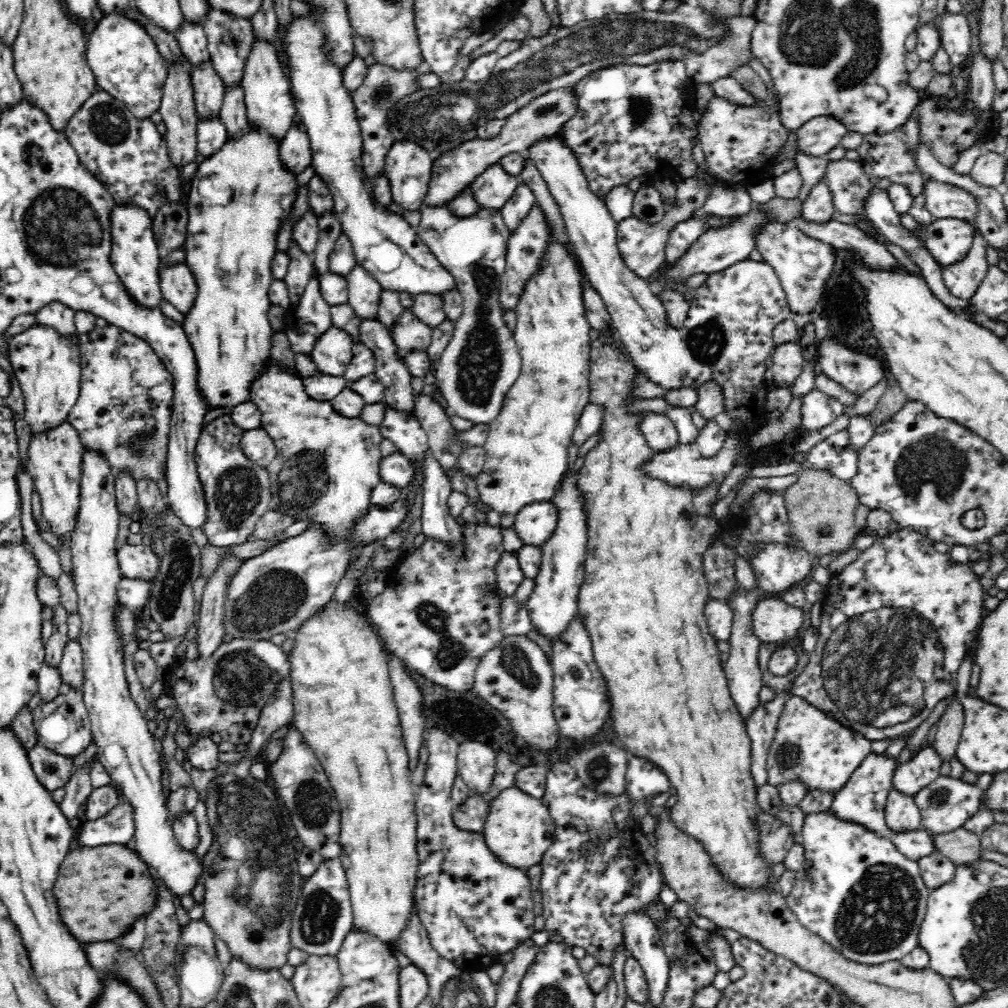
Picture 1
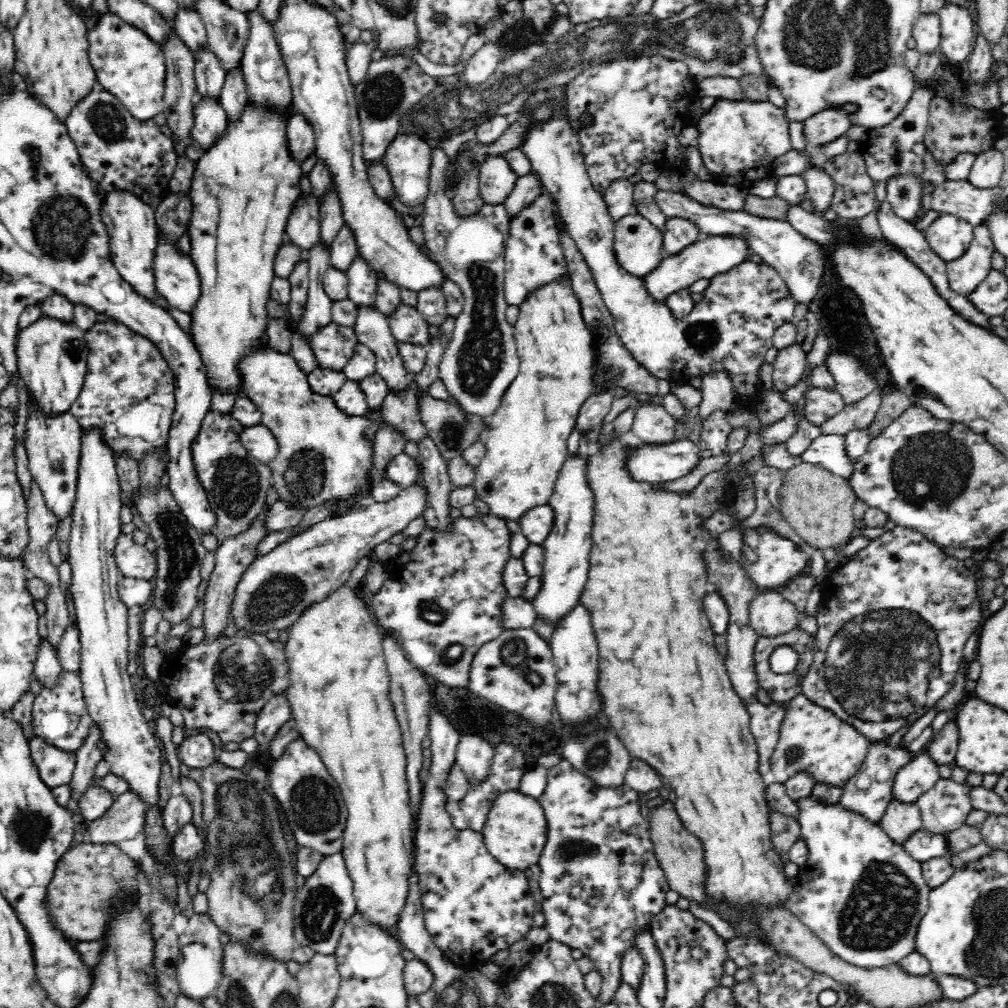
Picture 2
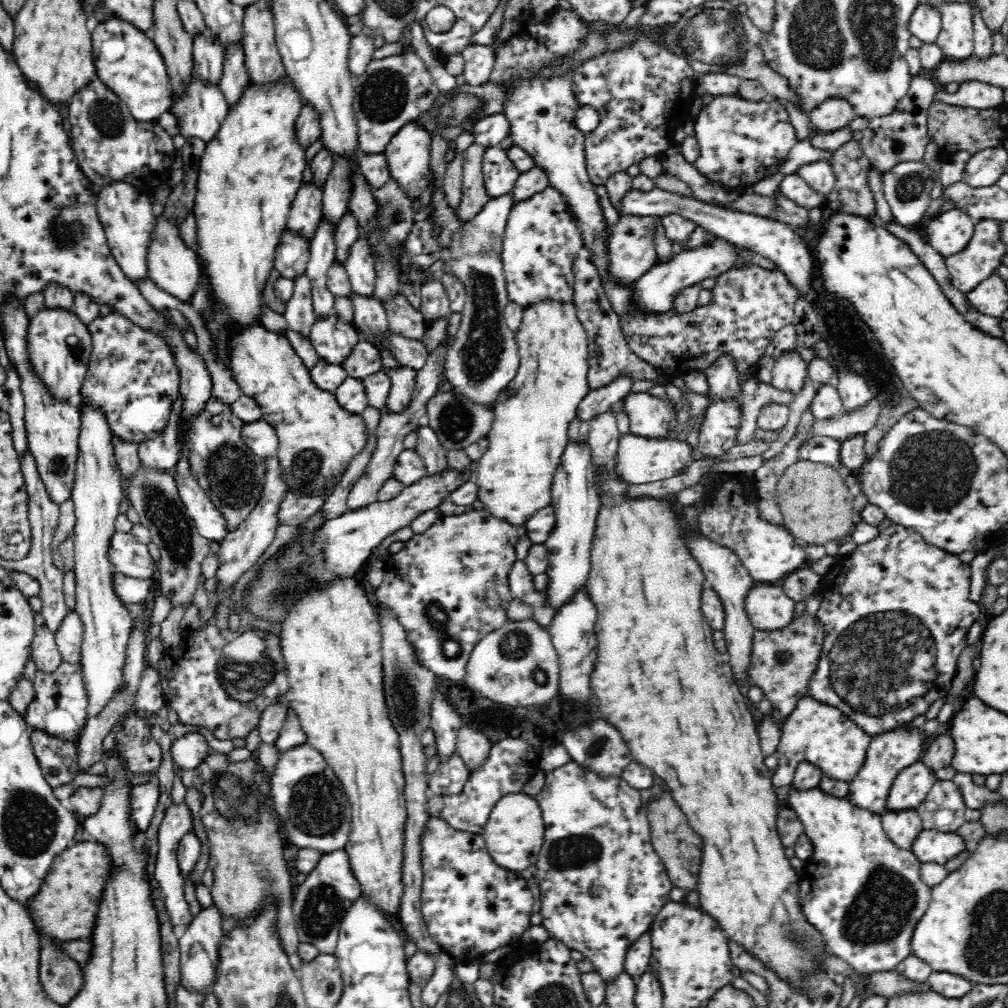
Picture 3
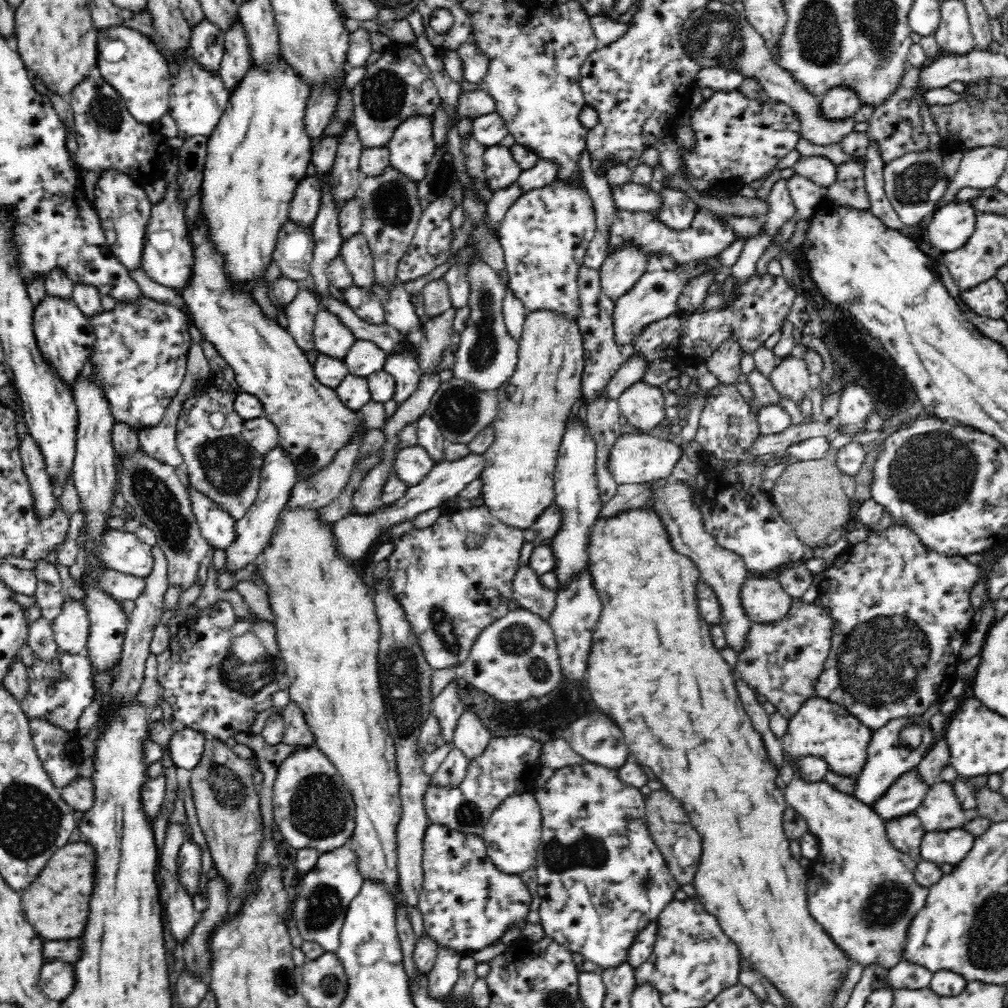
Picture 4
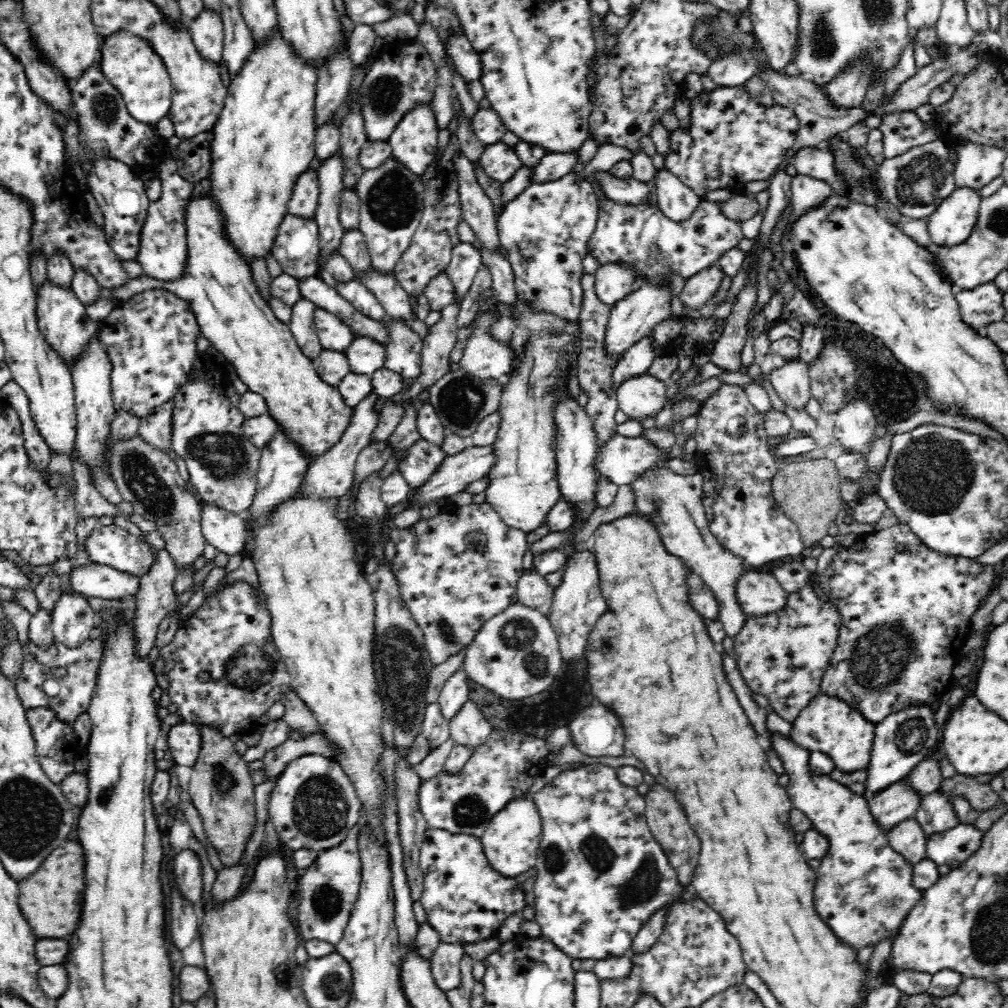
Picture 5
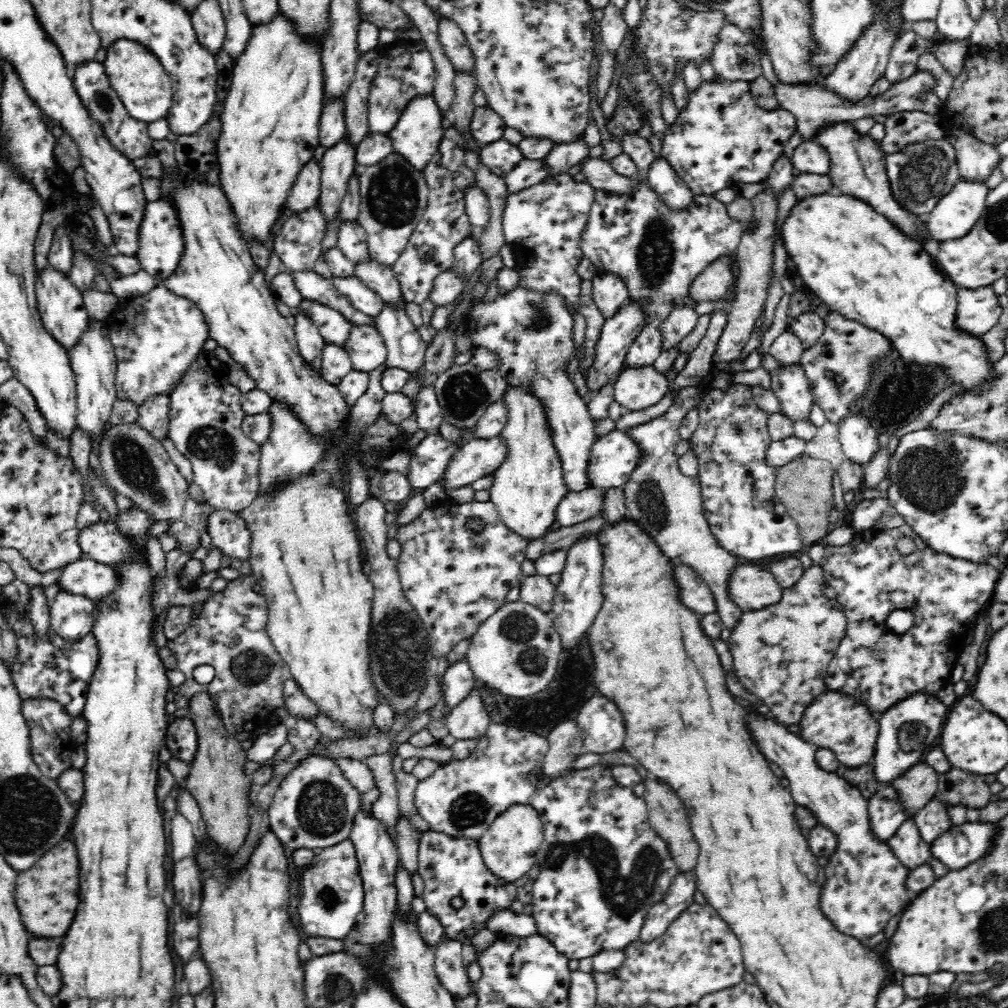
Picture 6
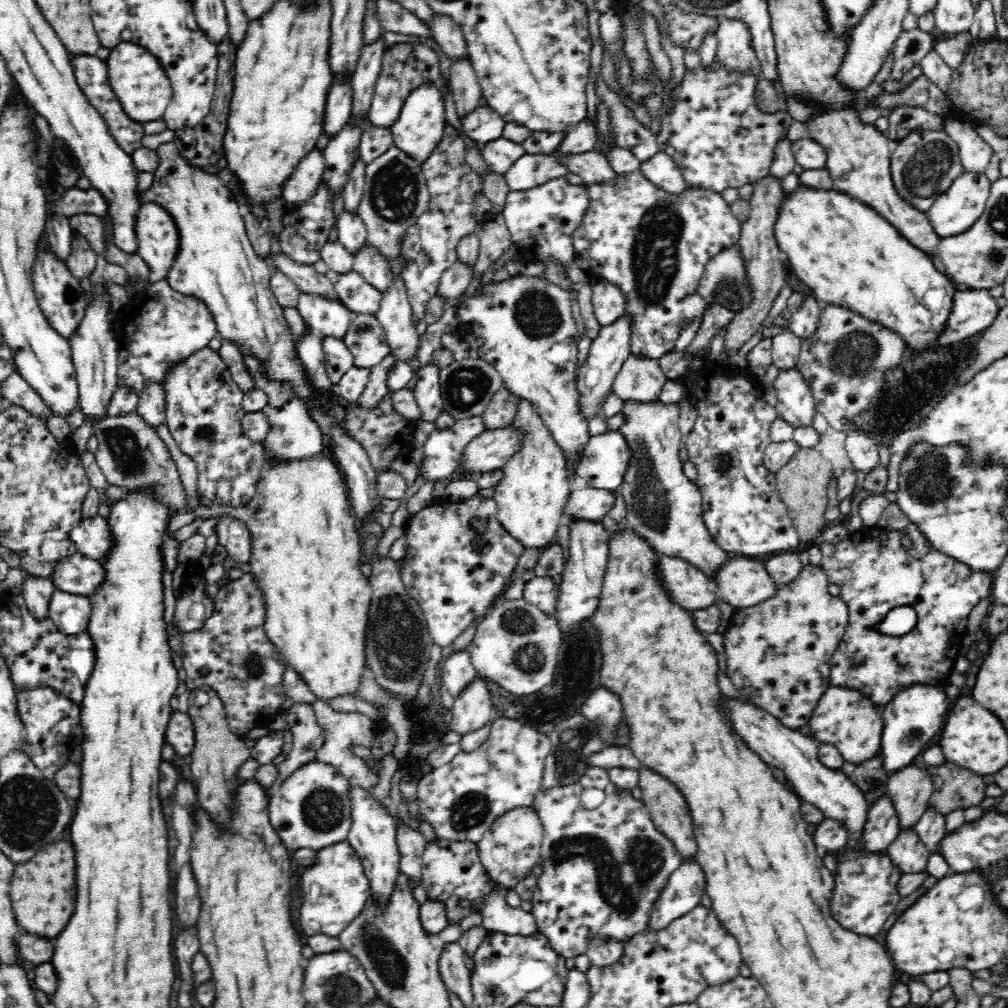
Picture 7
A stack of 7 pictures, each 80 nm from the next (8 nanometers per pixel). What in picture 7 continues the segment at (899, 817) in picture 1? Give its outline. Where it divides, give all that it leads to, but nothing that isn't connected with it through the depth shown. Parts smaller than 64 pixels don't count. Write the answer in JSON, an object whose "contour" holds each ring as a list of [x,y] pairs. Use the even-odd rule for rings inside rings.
{"contour":[[[901,828],[898,838],[886,848],[888,856],[904,873],[926,869],[931,850],[920,840],[917,832],[910,828]]]}

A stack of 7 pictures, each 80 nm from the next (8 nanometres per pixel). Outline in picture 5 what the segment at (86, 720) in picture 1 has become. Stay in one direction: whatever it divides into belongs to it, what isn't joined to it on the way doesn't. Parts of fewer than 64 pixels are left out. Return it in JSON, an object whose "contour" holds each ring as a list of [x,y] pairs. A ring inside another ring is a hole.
{"contour":[[[93,636],[82,643],[80,648],[67,648],[56,641],[52,643],[50,650],[42,650],[32,642],[26,644],[23,650],[22,672],[16,679],[16,691],[24,709],[50,709],[60,721],[72,727],[78,715],[87,712],[94,698],[98,684],[97,674],[103,658],[103,646],[103,642],[94,640]],[[46,680],[56,680],[60,685],[60,692],[56,696],[48,696],[44,692]]]}

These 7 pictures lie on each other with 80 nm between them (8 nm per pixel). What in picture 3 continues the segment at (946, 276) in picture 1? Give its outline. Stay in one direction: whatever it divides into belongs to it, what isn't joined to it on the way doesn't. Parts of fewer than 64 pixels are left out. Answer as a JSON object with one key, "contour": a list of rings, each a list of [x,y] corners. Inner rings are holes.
{"contour":[[[996,220],[977,222],[973,237],[964,247],[964,250],[945,259],[952,285],[964,294],[971,292],[997,271],[997,268],[1000,267],[1000,258],[1004,255],[1006,255],[1006,247],[1000,241],[999,222]]]}

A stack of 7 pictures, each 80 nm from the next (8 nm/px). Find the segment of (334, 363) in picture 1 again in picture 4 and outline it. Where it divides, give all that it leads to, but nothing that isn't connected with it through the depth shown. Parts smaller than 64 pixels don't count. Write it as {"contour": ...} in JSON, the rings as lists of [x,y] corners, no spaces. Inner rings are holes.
{"contour":[[[321,308],[316,313],[312,336],[318,354],[338,360],[343,360],[358,339],[341,318],[326,308]]]}

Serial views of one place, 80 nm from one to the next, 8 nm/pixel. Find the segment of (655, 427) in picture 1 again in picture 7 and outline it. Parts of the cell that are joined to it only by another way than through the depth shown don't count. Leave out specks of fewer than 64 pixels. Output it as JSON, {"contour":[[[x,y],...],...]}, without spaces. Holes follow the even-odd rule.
{"contour":[[[630,355],[614,379],[612,391],[627,404],[652,404],[668,381],[657,359]]]}

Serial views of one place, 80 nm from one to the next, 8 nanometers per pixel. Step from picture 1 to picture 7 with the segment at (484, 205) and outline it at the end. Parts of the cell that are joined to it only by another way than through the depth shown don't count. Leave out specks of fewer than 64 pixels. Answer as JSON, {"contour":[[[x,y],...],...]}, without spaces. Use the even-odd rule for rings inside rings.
{"contour":[[[500,137],[486,143],[481,154],[490,171],[505,174],[516,160],[525,155],[525,151],[521,144]]]}

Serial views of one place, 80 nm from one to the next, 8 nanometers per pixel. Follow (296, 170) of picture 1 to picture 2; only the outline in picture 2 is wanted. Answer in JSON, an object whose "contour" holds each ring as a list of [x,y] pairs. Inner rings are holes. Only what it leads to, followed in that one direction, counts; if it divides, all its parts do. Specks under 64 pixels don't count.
{"contour":[[[296,114],[290,118],[286,126],[288,151],[299,164],[304,163],[315,152],[315,139],[312,127],[306,117]]]}

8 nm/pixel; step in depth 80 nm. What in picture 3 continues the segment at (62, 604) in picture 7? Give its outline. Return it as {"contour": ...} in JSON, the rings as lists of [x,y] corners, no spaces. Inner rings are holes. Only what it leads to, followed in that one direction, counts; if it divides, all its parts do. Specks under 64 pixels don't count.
{"contour":[[[70,611],[60,625],[55,636],[63,662],[78,664],[81,660],[81,644],[83,642],[83,623],[76,611]]]}

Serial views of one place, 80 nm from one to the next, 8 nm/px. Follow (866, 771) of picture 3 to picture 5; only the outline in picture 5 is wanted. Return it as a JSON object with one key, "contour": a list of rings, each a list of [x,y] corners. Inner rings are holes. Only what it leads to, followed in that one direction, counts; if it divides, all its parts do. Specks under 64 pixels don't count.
{"contour":[[[930,706],[908,707],[897,713],[888,715],[875,725],[871,758],[867,765],[864,791],[867,796],[874,796],[887,786],[907,778],[920,762],[931,757],[940,742],[940,727],[936,727],[934,712]]]}

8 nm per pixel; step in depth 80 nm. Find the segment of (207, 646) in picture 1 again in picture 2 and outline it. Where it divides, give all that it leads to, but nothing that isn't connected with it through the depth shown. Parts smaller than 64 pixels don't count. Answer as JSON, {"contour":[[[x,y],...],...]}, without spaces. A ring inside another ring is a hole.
{"contour":[[[262,513],[252,526],[239,535],[227,538],[223,543],[217,546],[214,551],[214,569],[211,572],[209,579],[207,580],[205,595],[203,599],[203,624],[204,624],[204,642],[216,642],[218,638],[224,635],[224,631],[228,625],[228,617],[230,611],[230,604],[233,600],[234,590],[236,584],[242,576],[245,568],[248,568],[248,564],[252,564],[252,560],[256,558],[256,544],[262,540],[267,534],[262,527],[264,522],[264,513]]]}

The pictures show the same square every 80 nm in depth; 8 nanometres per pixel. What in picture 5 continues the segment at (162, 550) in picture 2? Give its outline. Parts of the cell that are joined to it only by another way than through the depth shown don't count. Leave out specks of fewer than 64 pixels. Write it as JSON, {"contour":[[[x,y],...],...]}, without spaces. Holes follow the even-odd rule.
{"contour":[[[136,435],[129,441],[110,440],[108,474],[116,483],[123,500],[133,504],[133,512],[140,514],[144,520],[154,522],[156,532],[159,532],[165,542],[164,549],[174,559],[176,576],[189,568],[193,568],[194,561],[202,556],[204,546],[207,543],[200,526],[200,510],[202,510],[202,507],[200,507],[198,495],[192,494],[186,489],[186,481],[178,473],[176,463],[166,453],[154,449],[142,437]]]}

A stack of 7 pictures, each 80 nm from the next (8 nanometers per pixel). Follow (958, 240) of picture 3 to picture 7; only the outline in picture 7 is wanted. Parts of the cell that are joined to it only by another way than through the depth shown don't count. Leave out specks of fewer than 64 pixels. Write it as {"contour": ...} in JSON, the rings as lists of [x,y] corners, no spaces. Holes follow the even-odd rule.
{"contour":[[[965,172],[954,180],[948,192],[940,195],[934,202],[934,206],[926,213],[934,233],[940,238],[948,238],[966,232],[972,227],[984,213],[987,198],[991,192],[990,180],[985,174],[973,174]]]}

